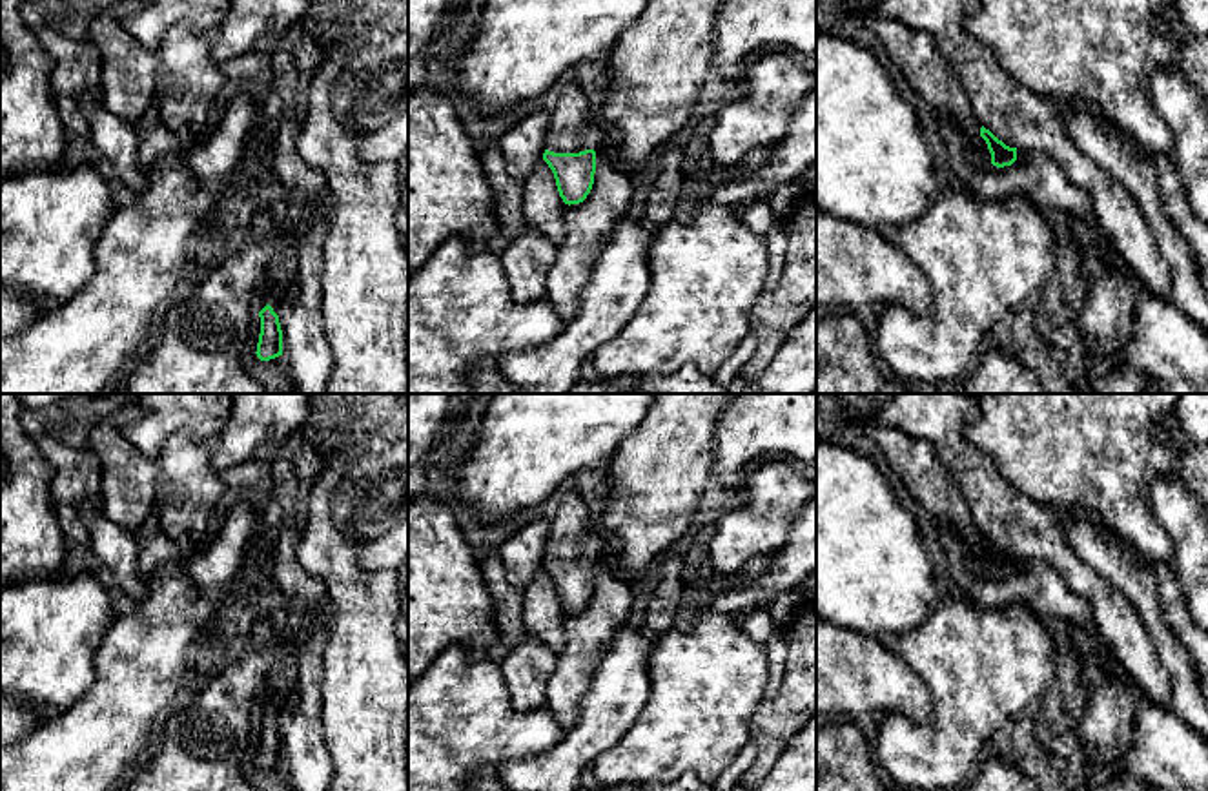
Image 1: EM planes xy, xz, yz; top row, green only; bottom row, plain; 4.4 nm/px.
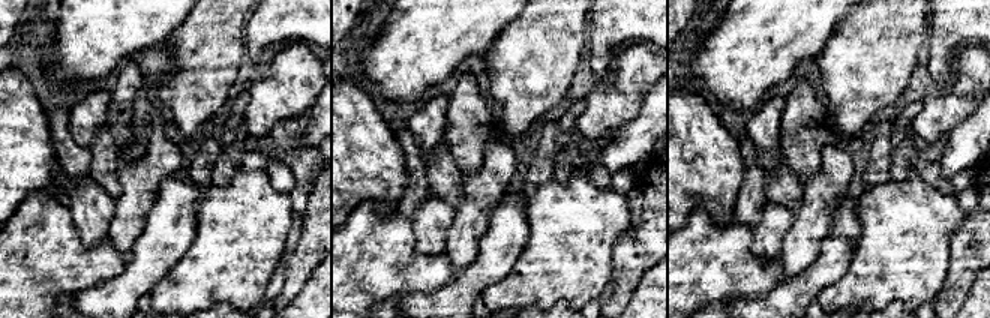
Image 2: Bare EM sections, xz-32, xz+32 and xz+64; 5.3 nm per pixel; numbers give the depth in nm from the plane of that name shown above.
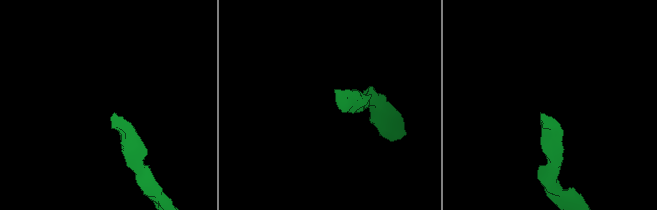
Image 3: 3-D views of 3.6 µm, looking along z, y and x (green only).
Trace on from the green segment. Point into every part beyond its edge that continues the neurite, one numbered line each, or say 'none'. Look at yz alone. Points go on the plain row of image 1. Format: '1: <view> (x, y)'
1: yz (931, 485)

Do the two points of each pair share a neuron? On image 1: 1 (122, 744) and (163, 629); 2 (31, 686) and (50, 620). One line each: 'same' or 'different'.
1: same
2: same

